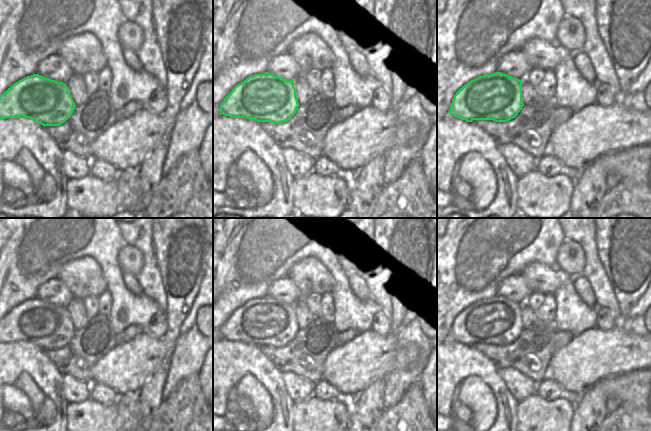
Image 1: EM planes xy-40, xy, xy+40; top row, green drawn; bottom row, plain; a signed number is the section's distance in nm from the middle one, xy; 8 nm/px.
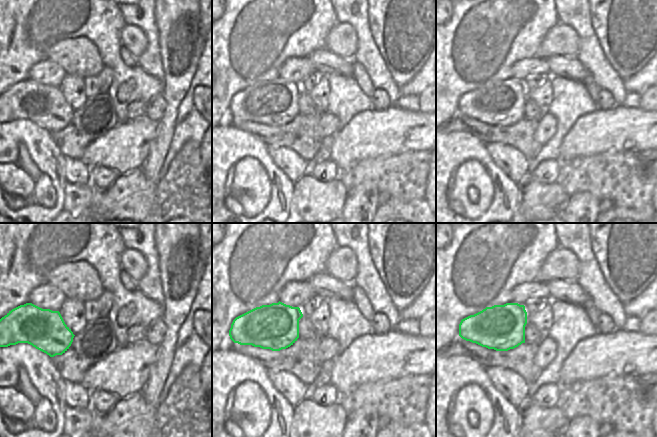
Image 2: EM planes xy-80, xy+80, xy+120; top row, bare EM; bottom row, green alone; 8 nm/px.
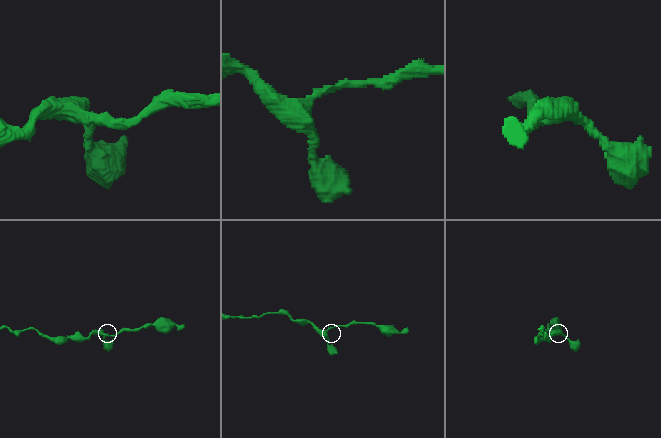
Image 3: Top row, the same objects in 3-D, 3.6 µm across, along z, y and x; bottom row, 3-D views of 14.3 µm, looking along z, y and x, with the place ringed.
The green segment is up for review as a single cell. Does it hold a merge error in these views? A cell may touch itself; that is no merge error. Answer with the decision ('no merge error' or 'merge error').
no merge error

